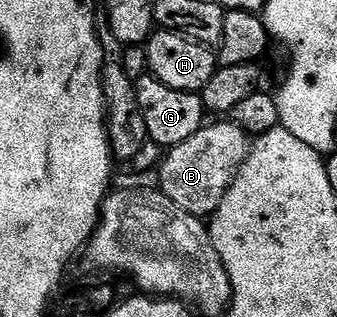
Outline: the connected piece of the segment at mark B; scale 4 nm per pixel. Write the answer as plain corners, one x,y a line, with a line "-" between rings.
231,120
208,123
194,137
168,151
158,171
160,191
193,216
210,217
233,184
250,147
248,133

